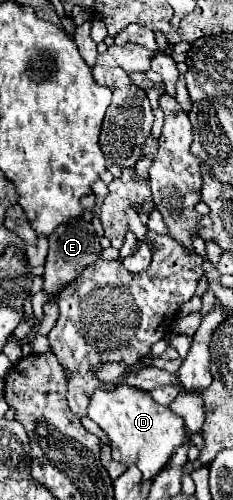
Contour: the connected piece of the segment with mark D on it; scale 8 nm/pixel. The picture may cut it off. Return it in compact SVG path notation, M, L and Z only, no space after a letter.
M117 386L113 390L97 388L93 392L87 416L101 426L111 440L113 460L125 466L135 464L143 472L143 480L155 478L171 458L173 450L185 442L185 422L173 414L169 406L157 404L145 390L131 386Z

